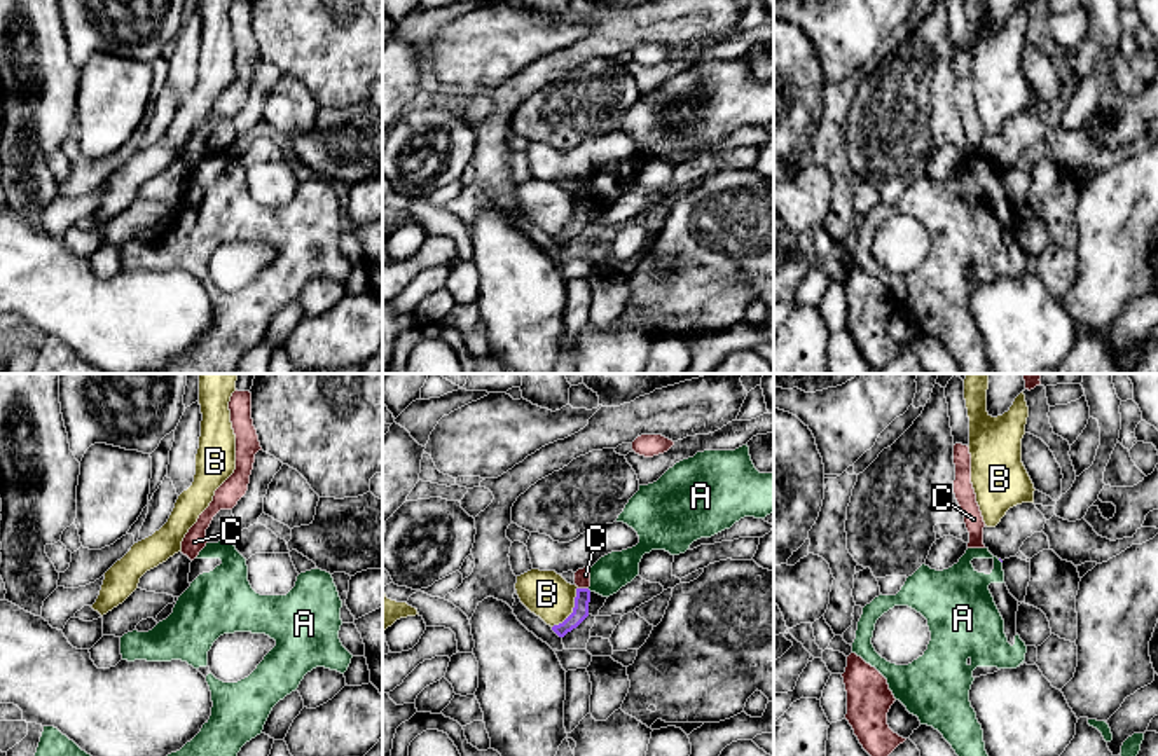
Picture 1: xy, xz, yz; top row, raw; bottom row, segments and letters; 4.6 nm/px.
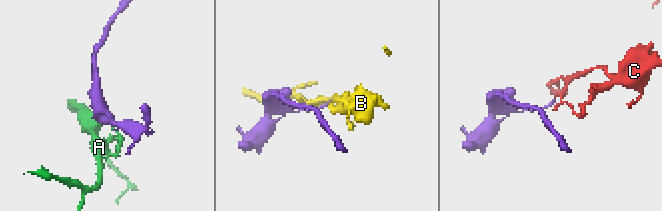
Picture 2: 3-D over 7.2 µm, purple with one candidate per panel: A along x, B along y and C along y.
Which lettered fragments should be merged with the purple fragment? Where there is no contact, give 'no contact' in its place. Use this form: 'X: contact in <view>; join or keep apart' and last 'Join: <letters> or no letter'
A: no contact; keep apart
B: contact in xz; keep apart
C: contact in xz; keep apart
Join: no letter

